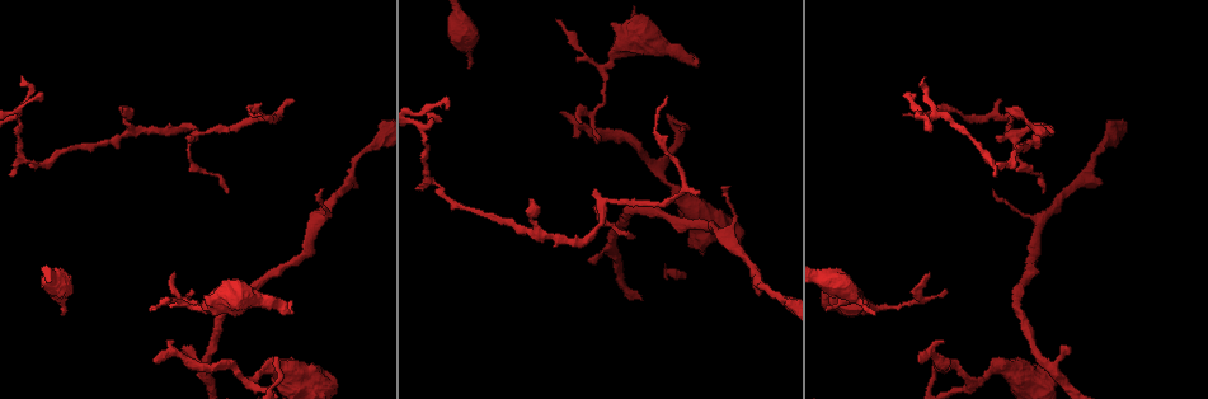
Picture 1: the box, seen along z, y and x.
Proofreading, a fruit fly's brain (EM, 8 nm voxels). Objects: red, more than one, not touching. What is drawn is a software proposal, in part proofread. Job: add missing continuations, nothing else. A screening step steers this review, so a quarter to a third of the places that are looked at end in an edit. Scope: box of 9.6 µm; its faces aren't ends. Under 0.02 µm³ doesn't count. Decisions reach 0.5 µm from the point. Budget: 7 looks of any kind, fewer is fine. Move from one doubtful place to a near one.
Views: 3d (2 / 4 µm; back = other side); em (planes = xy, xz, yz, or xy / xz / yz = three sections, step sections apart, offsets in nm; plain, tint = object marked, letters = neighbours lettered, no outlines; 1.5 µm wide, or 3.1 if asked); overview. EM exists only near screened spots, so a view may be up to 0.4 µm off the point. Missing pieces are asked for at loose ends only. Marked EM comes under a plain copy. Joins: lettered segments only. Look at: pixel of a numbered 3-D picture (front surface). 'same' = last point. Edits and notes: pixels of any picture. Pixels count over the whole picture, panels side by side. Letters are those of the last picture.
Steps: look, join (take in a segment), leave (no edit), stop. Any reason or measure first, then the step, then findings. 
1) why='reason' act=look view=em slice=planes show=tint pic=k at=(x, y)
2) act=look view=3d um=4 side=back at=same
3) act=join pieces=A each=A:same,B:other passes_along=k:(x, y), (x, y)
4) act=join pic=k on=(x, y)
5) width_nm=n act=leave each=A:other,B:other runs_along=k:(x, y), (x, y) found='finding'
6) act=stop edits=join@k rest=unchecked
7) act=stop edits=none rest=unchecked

why='branch stops here' act=look view=em slice=yz step=8 show=letters pic=1 at=(864, 315)

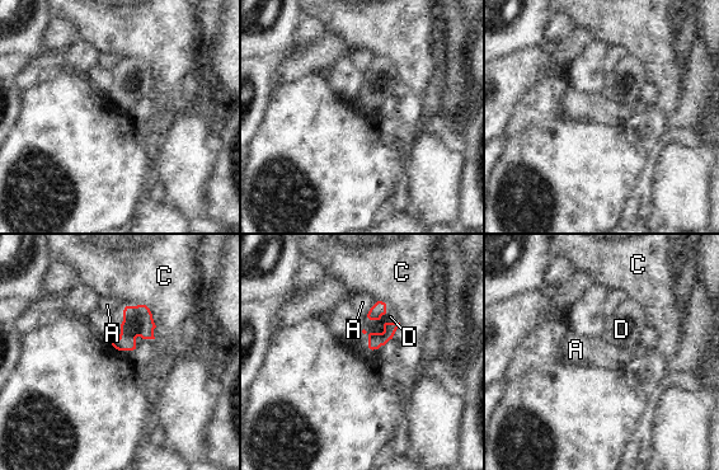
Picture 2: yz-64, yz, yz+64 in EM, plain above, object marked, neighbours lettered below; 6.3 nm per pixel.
why='cut it another way' act=look view=em slice=xz step=8 show=letters at=same

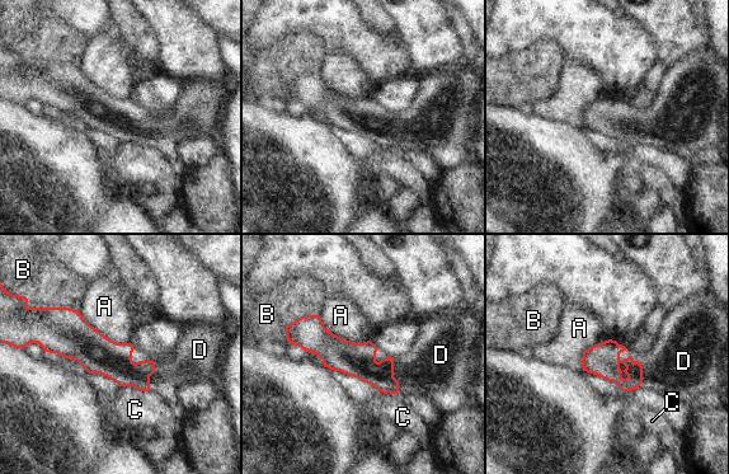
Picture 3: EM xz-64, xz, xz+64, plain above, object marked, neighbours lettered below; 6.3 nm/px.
longest_contact=A:380nm act=join pieces=D each=A:other,B:other,C:other,D:same passes_along=3:(358, 360), (393, 375), (429, 365) found='the neuron continues'

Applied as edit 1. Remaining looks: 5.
why='redraw' act=look view=overview

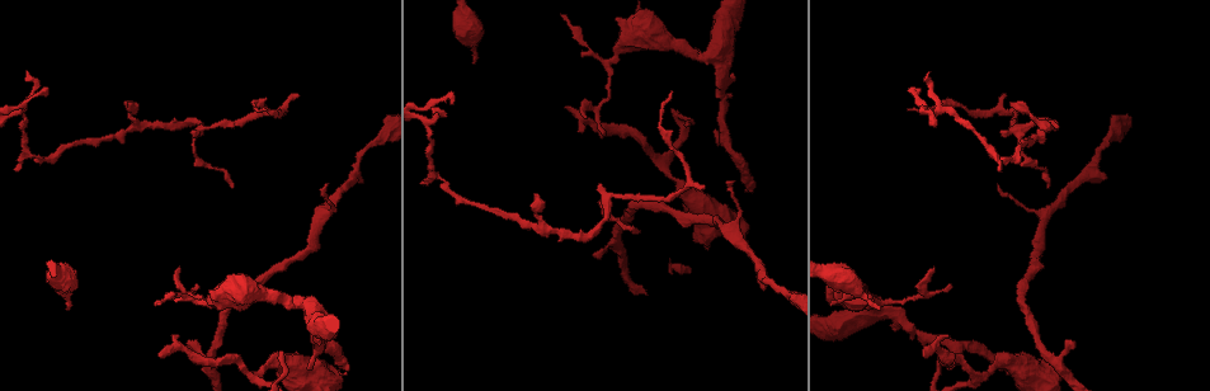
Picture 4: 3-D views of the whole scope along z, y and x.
why='thin end' act=look view=em slice=xy step=8 show=letters pic=4 at=(1001, 95)

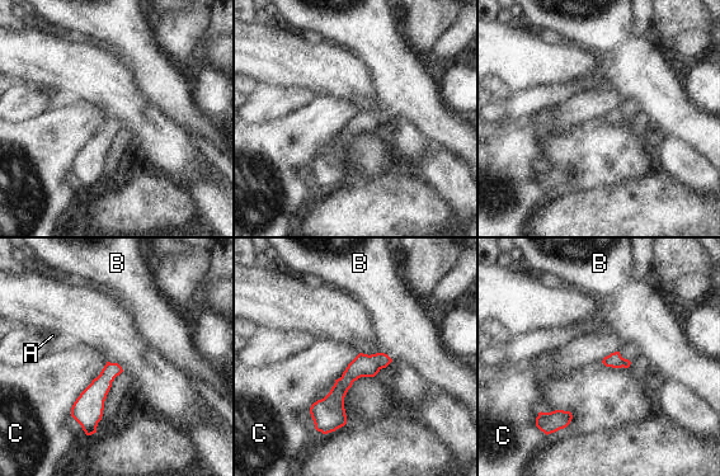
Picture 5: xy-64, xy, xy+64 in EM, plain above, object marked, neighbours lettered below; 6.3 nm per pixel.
width_nm=100 act=join pieces=B each=A:other,B:same,C:other passes_along=5:(362, 366), (386, 354), (403, 331) found='the neuron continues'

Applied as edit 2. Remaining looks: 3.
act=stop edits=join@3,join@5 rest=unchecked

